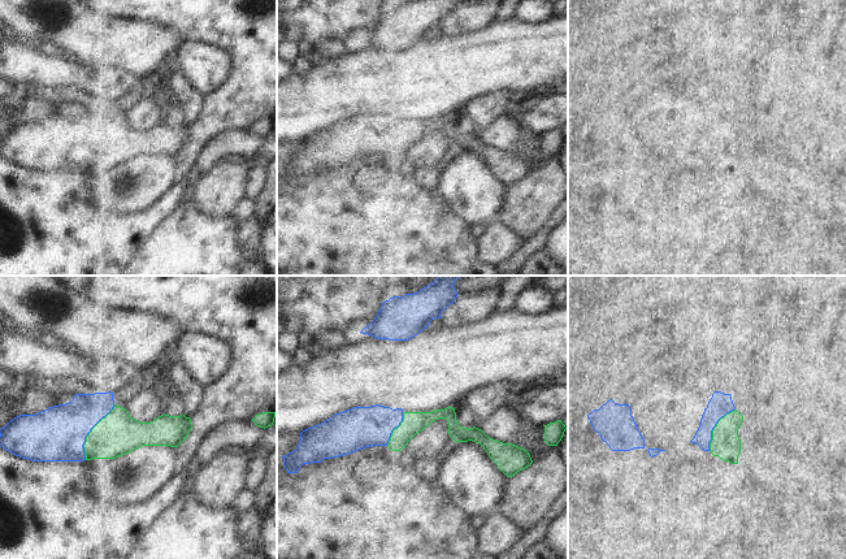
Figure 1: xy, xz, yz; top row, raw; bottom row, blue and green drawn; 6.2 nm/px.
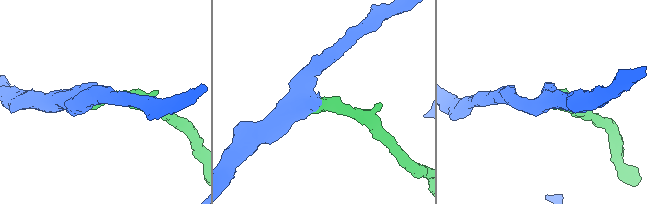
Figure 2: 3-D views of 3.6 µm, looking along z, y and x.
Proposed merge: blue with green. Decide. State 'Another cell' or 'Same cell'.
Same cell

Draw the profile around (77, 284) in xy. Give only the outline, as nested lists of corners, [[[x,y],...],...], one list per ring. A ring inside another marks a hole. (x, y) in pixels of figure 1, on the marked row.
[[[51,276],[70,291],[82,292],[90,282],[91,276]]]

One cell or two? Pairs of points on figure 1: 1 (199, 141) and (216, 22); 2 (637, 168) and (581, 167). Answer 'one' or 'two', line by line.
1: one
2: two

